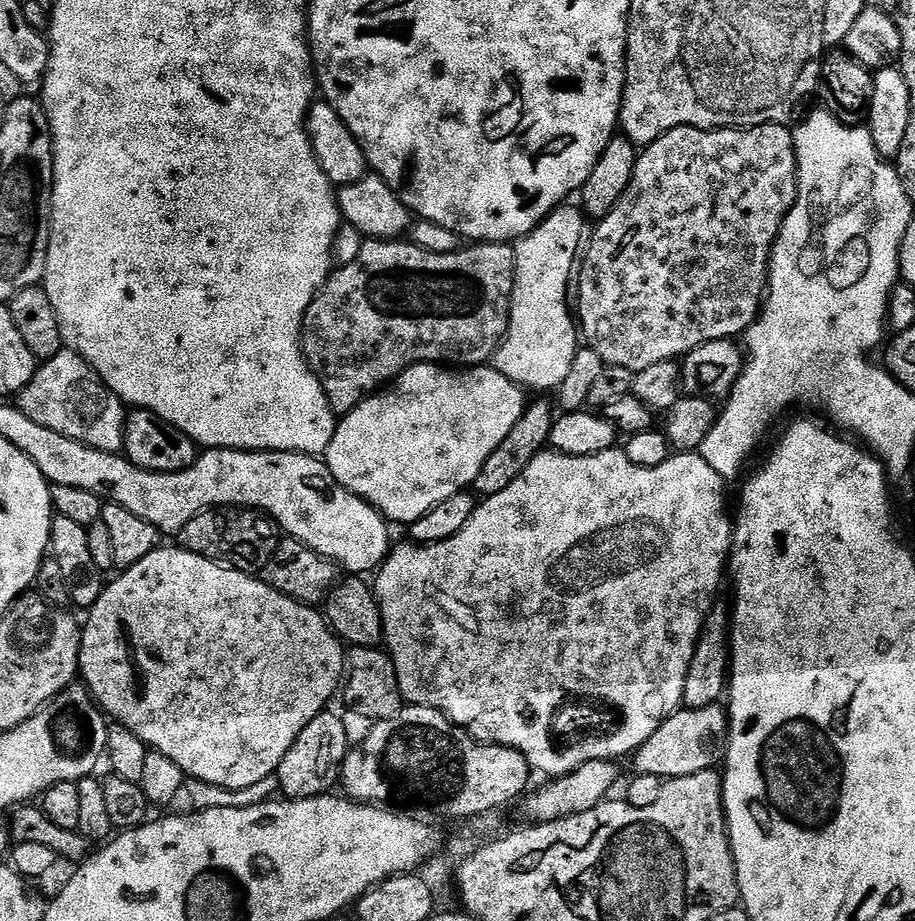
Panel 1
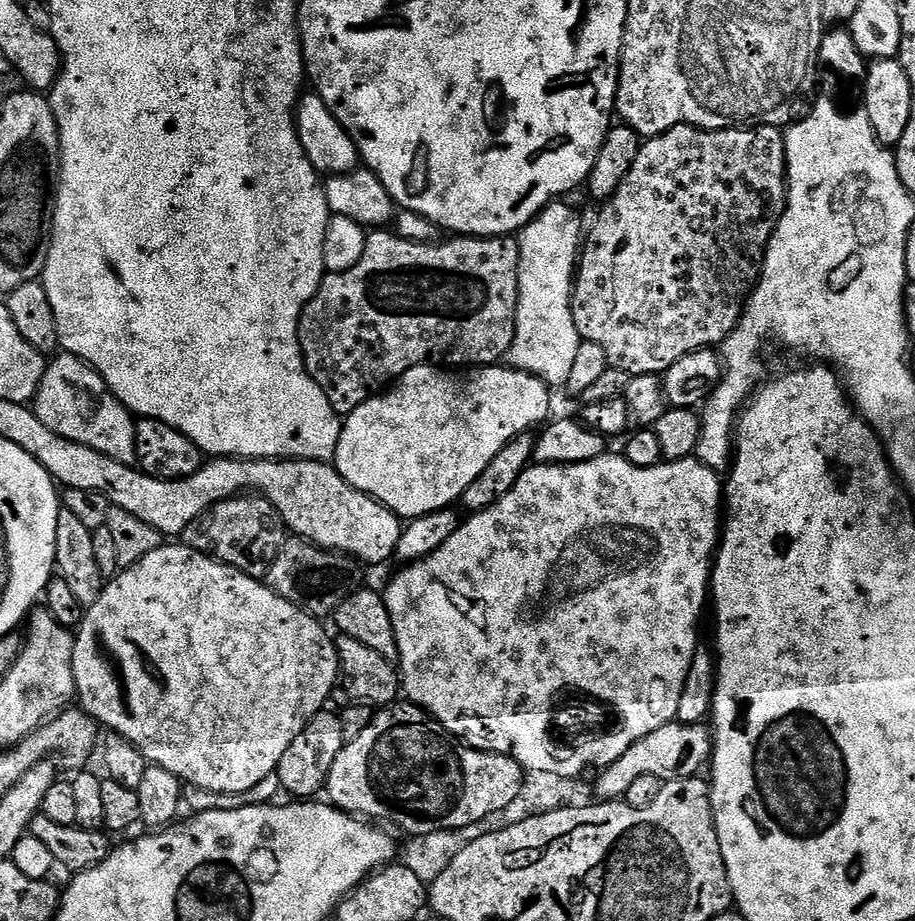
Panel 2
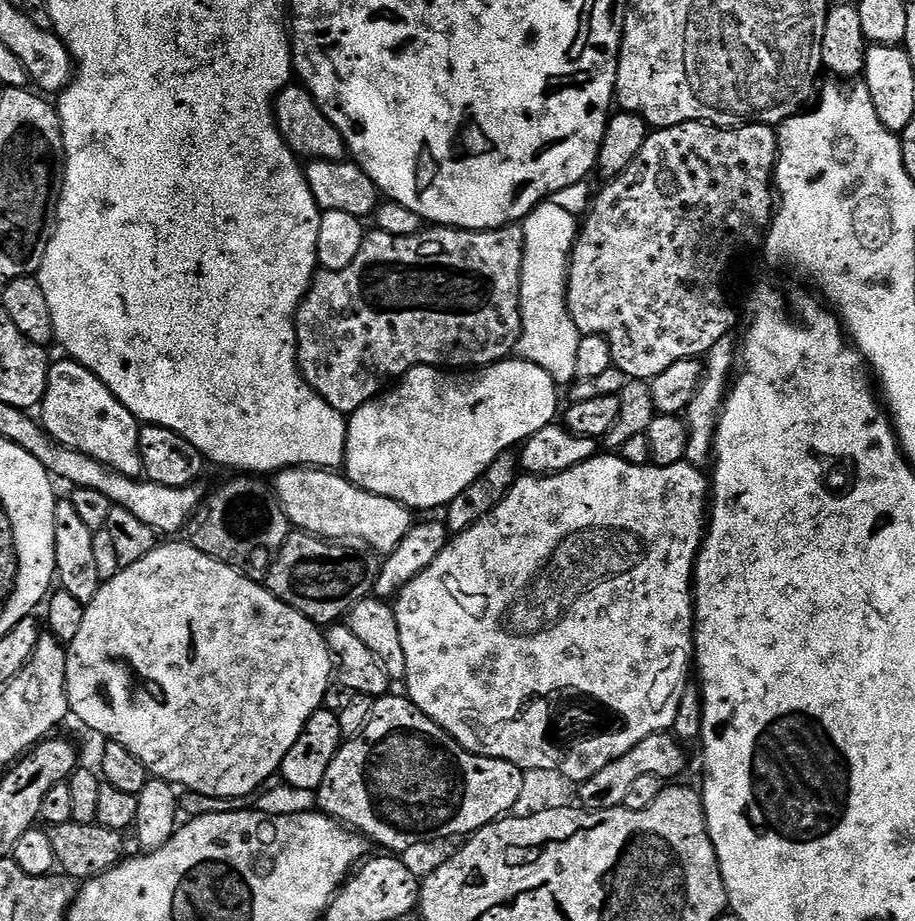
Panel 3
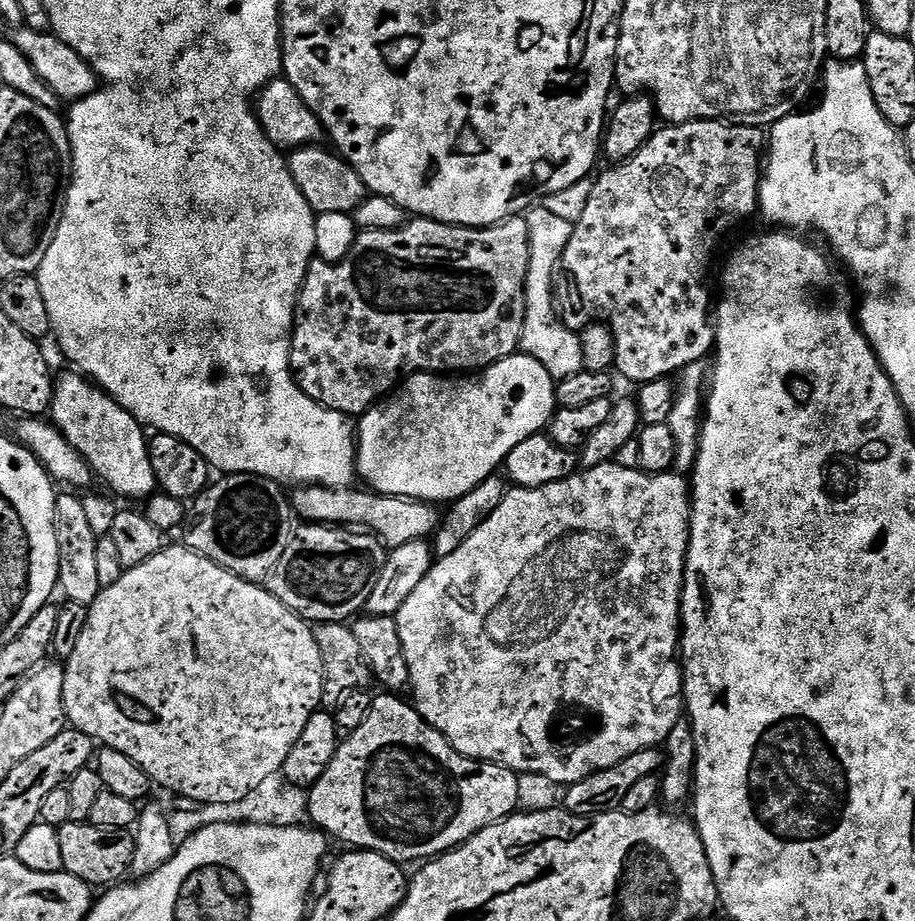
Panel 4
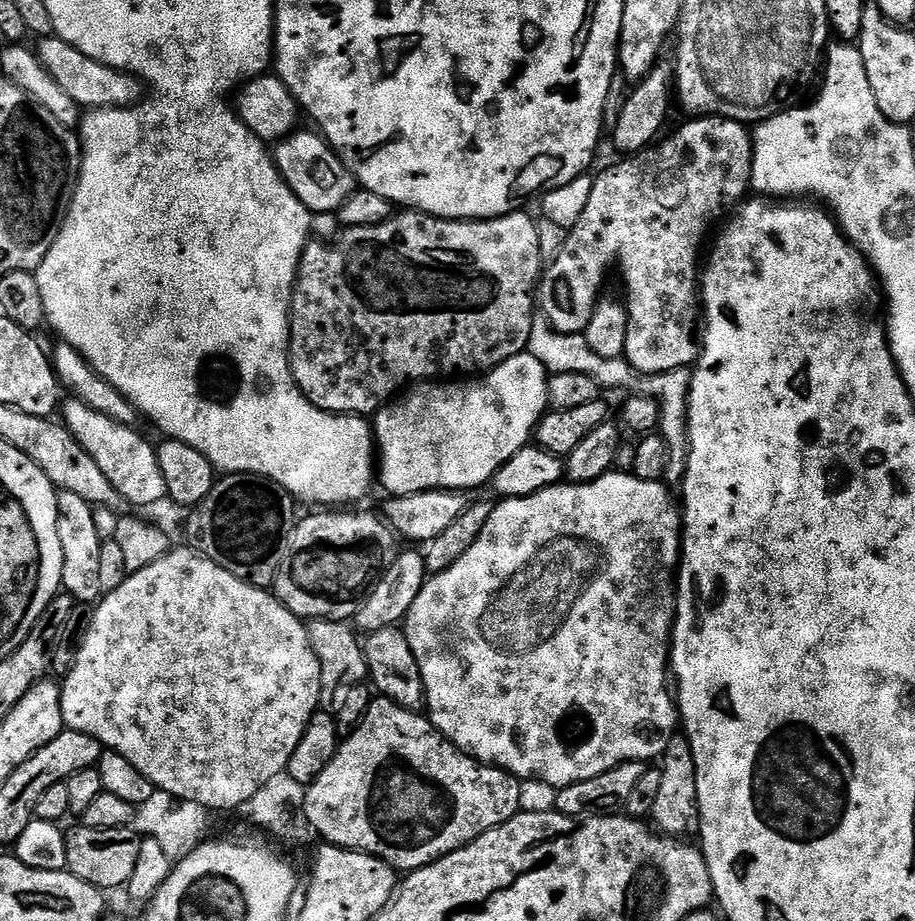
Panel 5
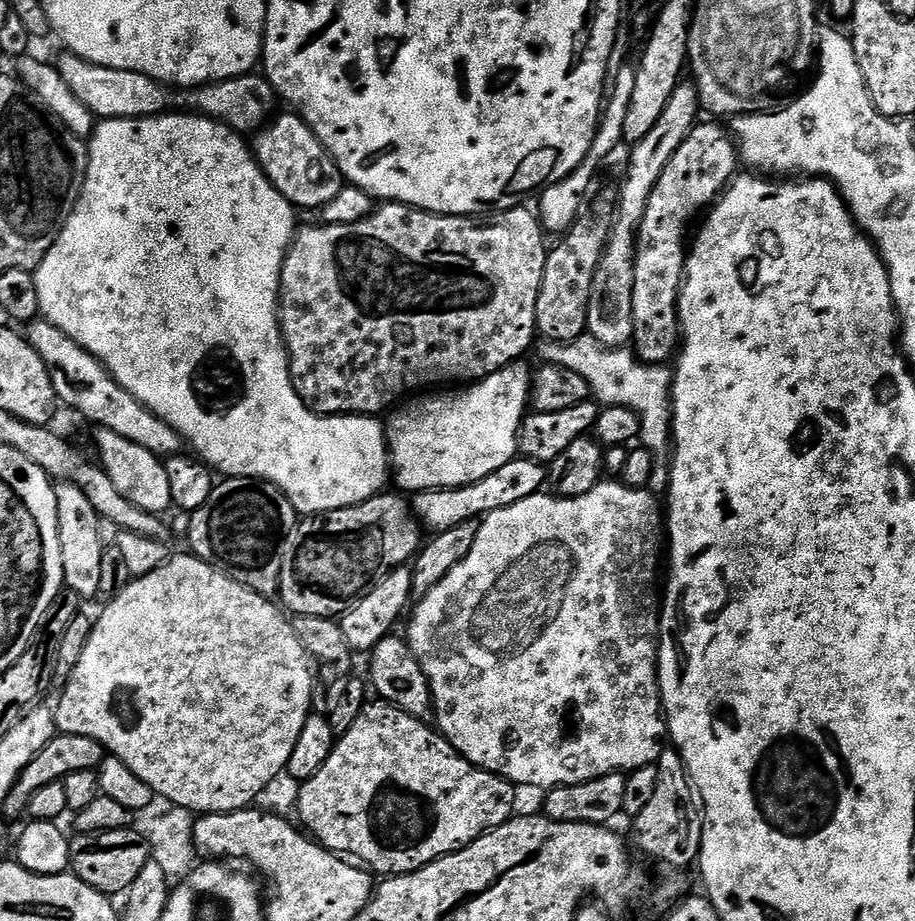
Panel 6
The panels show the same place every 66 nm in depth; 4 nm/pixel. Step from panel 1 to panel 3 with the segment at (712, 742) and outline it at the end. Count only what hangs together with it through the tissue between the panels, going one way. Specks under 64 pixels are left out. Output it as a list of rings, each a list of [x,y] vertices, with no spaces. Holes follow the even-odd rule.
[[[660,733],[644,738],[642,742],[632,747],[620,759],[604,766],[593,778],[579,785],[579,803],[585,811],[601,812],[604,809],[621,807],[626,798],[626,789],[637,778],[645,774],[654,774],[660,780],[670,782],[678,777],[686,768],[686,754],[683,745],[671,733]]]

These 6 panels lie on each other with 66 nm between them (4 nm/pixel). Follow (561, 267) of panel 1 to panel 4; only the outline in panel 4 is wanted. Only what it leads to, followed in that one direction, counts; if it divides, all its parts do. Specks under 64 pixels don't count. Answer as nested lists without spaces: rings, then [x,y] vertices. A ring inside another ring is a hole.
[[[543,206],[533,207],[527,213],[526,219],[530,238],[530,270],[526,278],[526,318],[519,351],[542,362],[553,381],[559,382],[585,371],[580,337],[558,318],[558,308],[554,303],[554,277],[557,275],[562,254],[570,242],[573,224]]]

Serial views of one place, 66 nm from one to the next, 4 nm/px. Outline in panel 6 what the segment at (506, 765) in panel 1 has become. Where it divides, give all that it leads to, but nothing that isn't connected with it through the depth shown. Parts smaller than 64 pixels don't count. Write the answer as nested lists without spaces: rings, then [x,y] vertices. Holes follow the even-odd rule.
[[[365,703],[362,714],[358,714],[358,722],[354,722],[354,726],[350,726],[350,730],[346,730],[346,734],[337,739],[330,758],[326,758],[322,770],[318,770],[318,774],[314,774],[300,785],[298,813],[300,812],[301,821],[299,820],[299,823],[329,852],[347,854],[349,857],[357,856],[357,858],[352,858],[355,858],[365,869],[371,870],[373,873],[379,874],[381,872],[379,875],[384,878],[405,876],[408,872],[416,872],[419,868],[426,867],[427,864],[433,864],[435,860],[440,860],[451,852],[462,850],[466,845],[474,843],[479,836],[491,832],[492,829],[513,819],[515,790],[512,781],[504,780],[501,776],[486,771],[485,768],[474,767],[465,756],[460,755],[460,751],[445,736],[440,735],[431,723],[414,718],[402,711],[401,708],[395,708],[392,704],[372,703]]]

